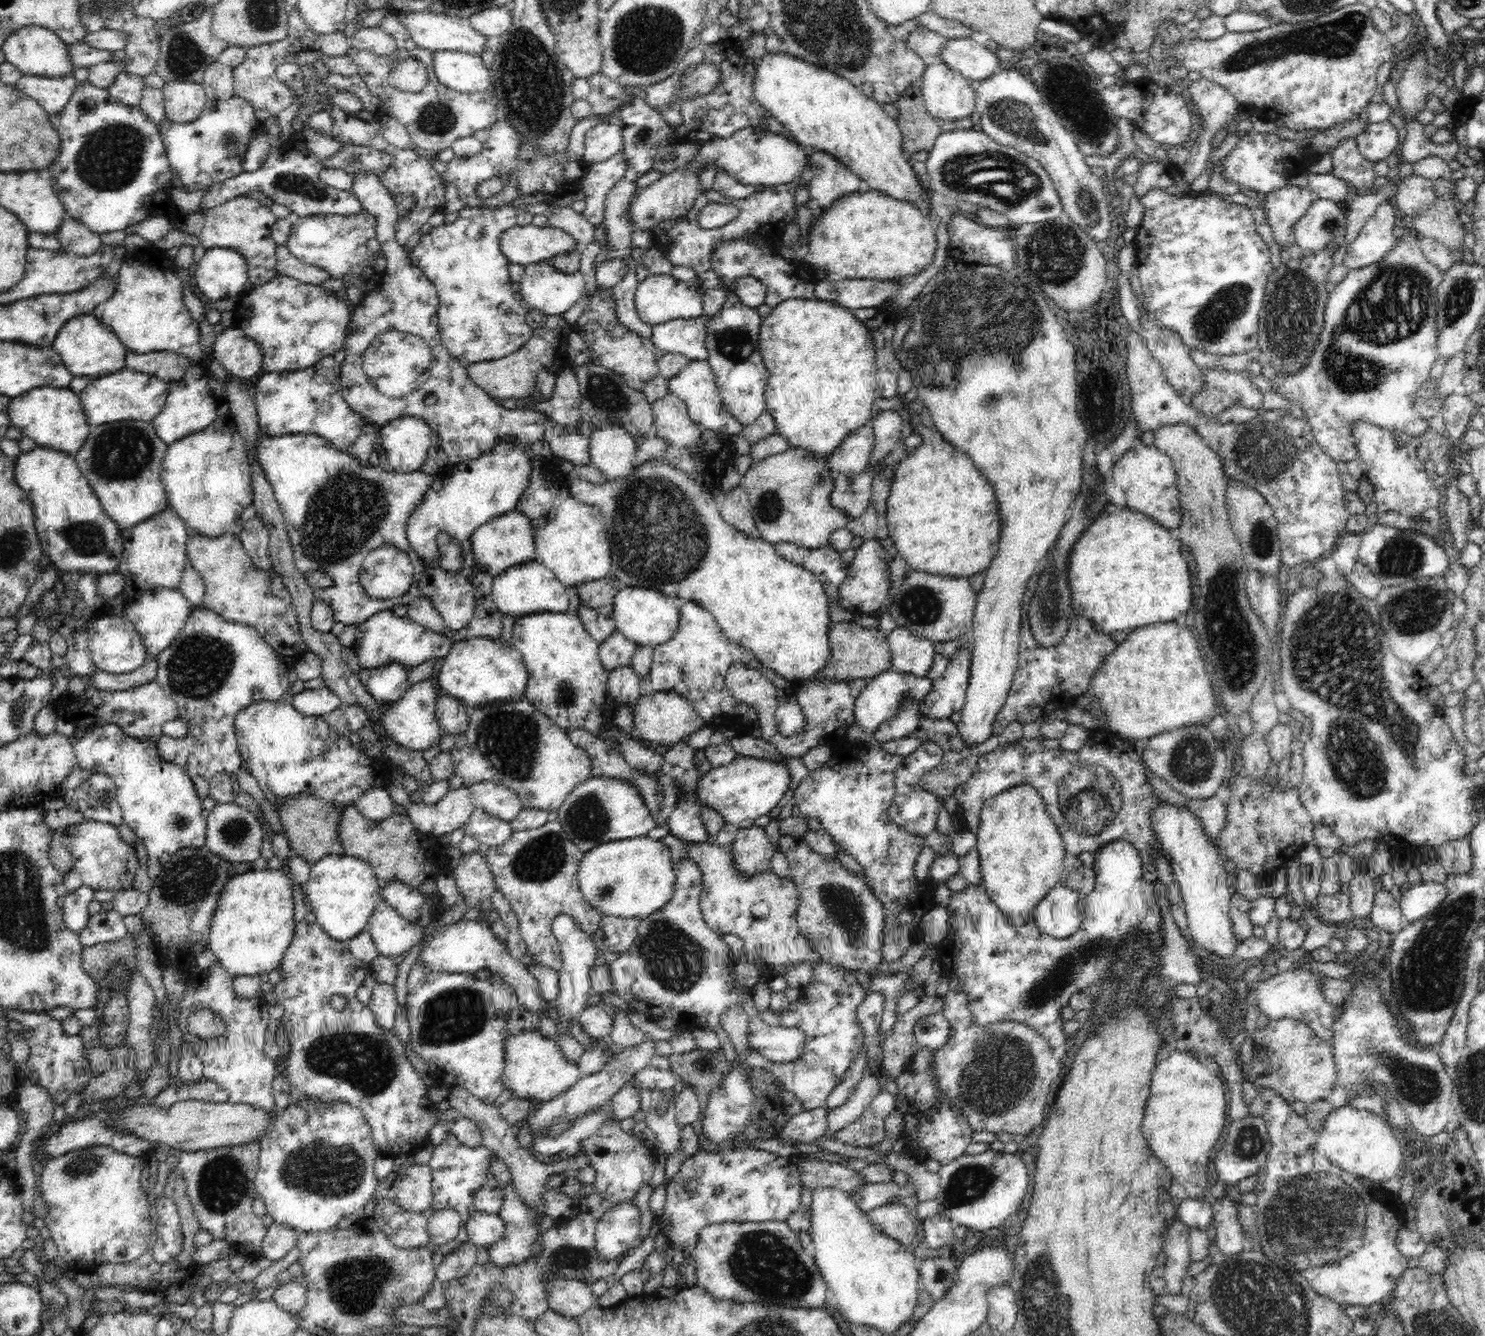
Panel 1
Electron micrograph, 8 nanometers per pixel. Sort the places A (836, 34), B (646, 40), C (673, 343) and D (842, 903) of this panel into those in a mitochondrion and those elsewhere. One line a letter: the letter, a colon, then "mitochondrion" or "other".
A: mitochondrion
B: mitochondrion
C: other
D: mitochondrion

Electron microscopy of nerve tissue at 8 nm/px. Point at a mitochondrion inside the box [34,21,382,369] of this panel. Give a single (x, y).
(110, 158)

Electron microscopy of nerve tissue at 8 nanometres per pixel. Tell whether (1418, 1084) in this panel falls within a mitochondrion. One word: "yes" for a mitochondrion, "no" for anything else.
yes

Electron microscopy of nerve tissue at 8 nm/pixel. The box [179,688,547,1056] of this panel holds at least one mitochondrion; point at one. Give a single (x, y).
(507, 739)

